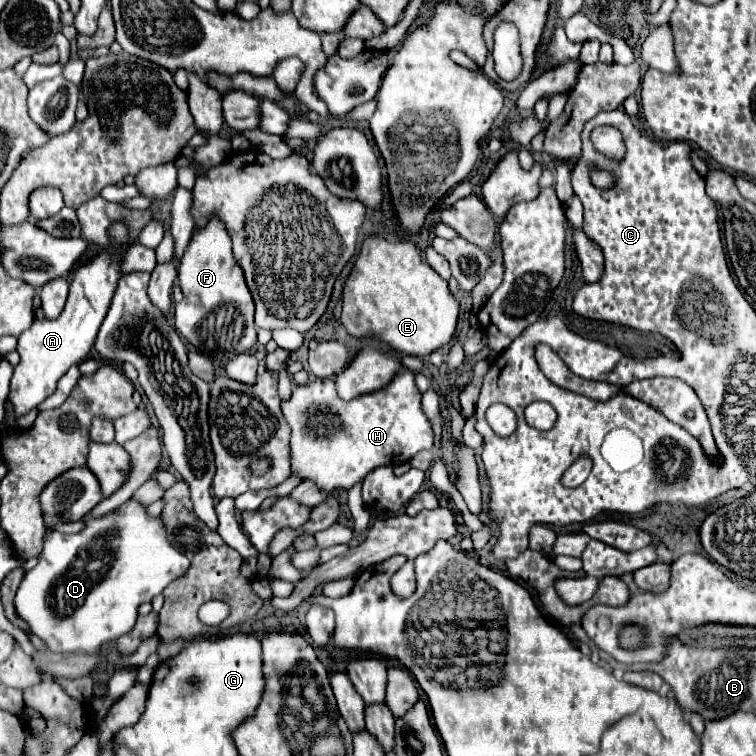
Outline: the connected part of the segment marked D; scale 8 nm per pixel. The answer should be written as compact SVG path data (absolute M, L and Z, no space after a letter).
M129 498L125 504L121 504L121 508L113 510L113 512L101 516L101 518L87 520L87 522L85 522L85 528L83 528L81 532L77 532L77 534L61 534L61 532L51 532L51 534L47 534L47 538L45 538L45 548L43 548L43 552L41 552L41 556L39 556L39 564L37 564L33 570L29 570L29 572L25 574L25 578L21 580L21 584L19 584L19 588L17 588L17 594L15 594L15 610L17 610L17 614L29 624L31 632L33 632L35 636L39 636L39 638L45 640L45 644L49 646L49 650L53 650L53 652L79 652L79 650L83 650L83 652L97 652L107 640L113 640L113 642L115 642L119 636L123 636L125 632L129 632L129 630L133 628L137 616L139 616L139 612L137 612L139 606L141 606L143 602L151 602L153 596L161 594L161 592L169 586L169 582L181 578L187 570L189 570L189 558L187 558L183 552L179 552L179 550L169 542L167 532L165 532L165 524L163 524L161 516L149 516L149 514L147 514L147 508L145 508L143 504L139 504L137 500Z

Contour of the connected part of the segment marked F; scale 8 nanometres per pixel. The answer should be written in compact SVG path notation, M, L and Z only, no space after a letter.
M211 216L207 226L193 230L179 264L183 300L175 306L175 328L191 346L219 362L227 362L233 356L249 352L257 342L253 296L231 250L231 236L227 234L225 224L219 216Z

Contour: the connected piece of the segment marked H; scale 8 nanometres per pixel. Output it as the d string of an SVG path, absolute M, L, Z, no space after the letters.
M401 368L389 386L361 394L351 402L345 402L337 396L333 388L333 380L315 380L305 386L293 386L291 400L283 402L285 420L291 426L291 462L293 472L303 476L303 480L311 480L323 492L333 490L349 490L355 482L361 482L373 468L389 466L397 462L409 462L417 452L429 450L435 444L435 434L427 416L421 410L421 392L413 382L413 372Z

